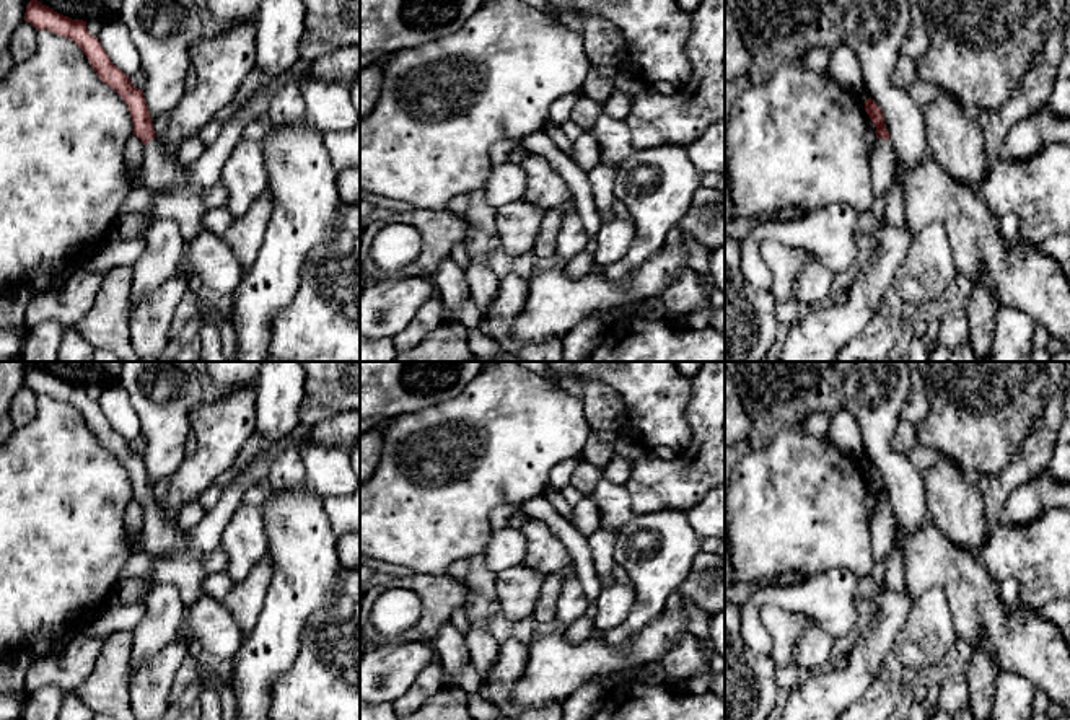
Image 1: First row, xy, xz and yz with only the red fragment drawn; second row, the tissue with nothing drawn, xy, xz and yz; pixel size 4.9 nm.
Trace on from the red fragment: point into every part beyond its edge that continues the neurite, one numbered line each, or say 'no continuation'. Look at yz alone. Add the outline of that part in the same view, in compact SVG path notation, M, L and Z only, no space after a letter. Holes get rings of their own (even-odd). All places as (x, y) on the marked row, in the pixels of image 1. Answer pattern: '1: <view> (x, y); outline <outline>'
1: yz (881, 162); outline M876 138L870 156L870 174L875 197L886 194L894 182L894 156L889 140Z

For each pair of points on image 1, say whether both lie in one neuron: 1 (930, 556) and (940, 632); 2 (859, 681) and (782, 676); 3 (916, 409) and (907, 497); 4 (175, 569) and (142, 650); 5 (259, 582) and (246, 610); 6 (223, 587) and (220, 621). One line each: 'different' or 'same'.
1: different
2: different
3: different
4: different
5: same
6: different

